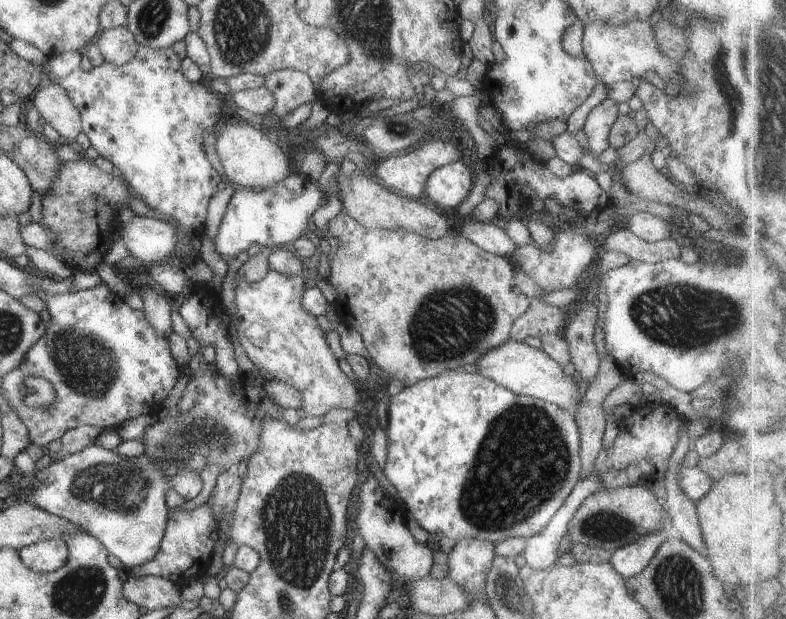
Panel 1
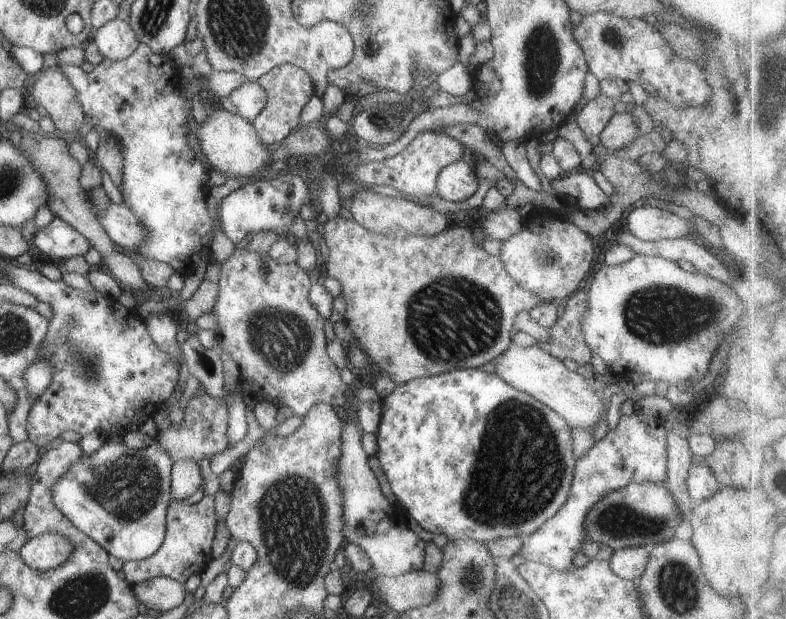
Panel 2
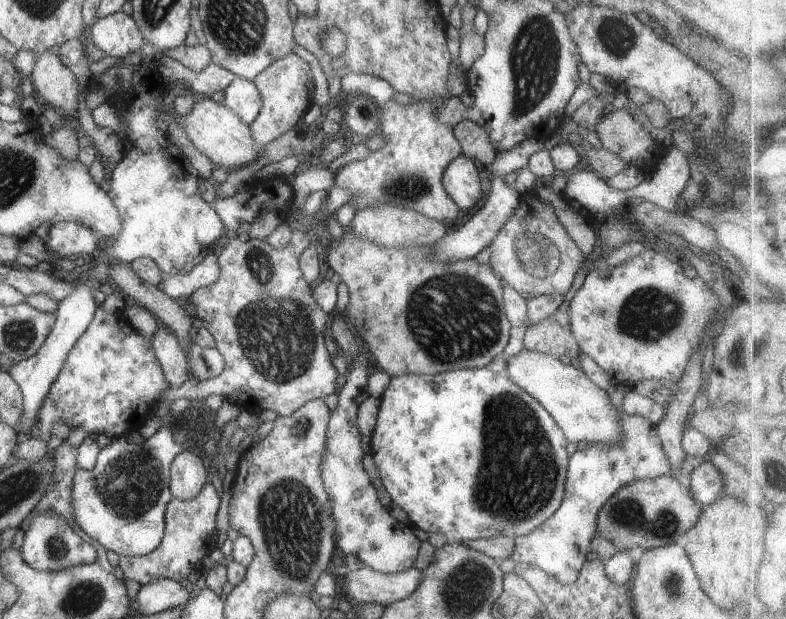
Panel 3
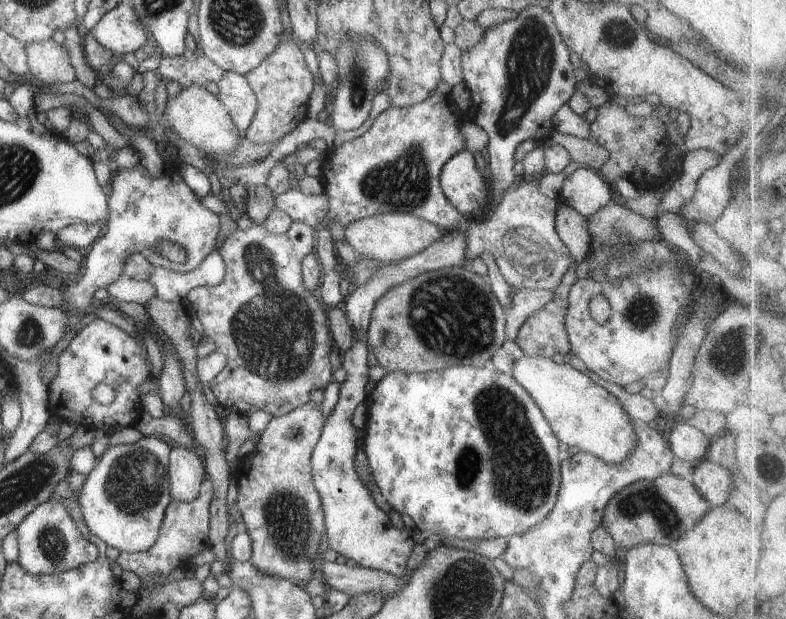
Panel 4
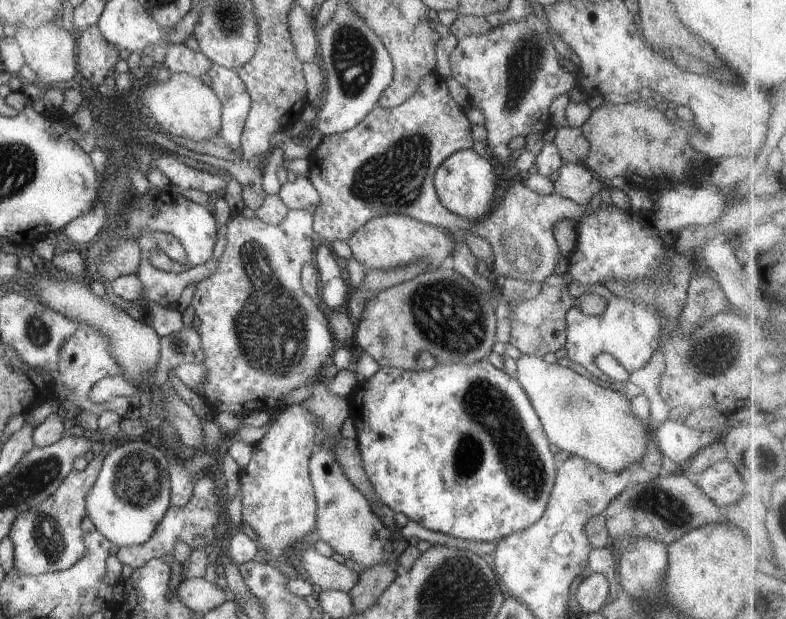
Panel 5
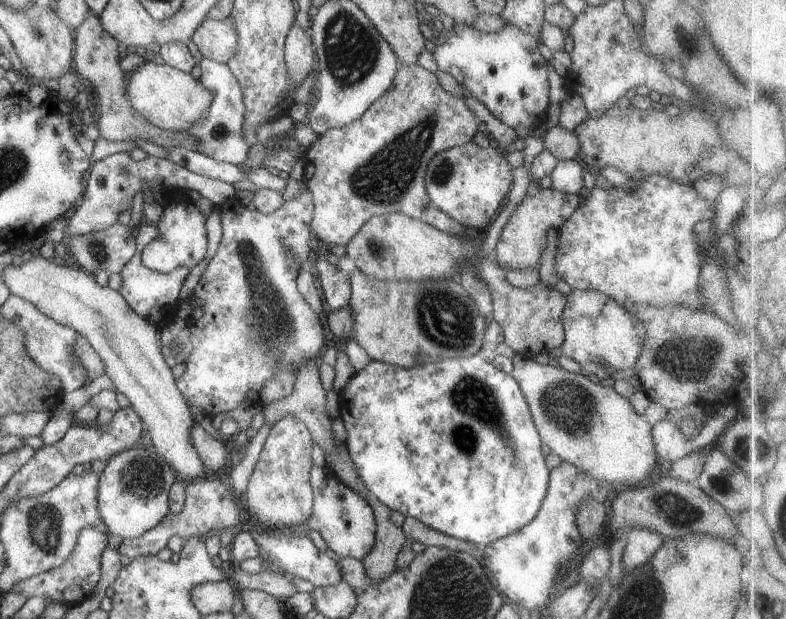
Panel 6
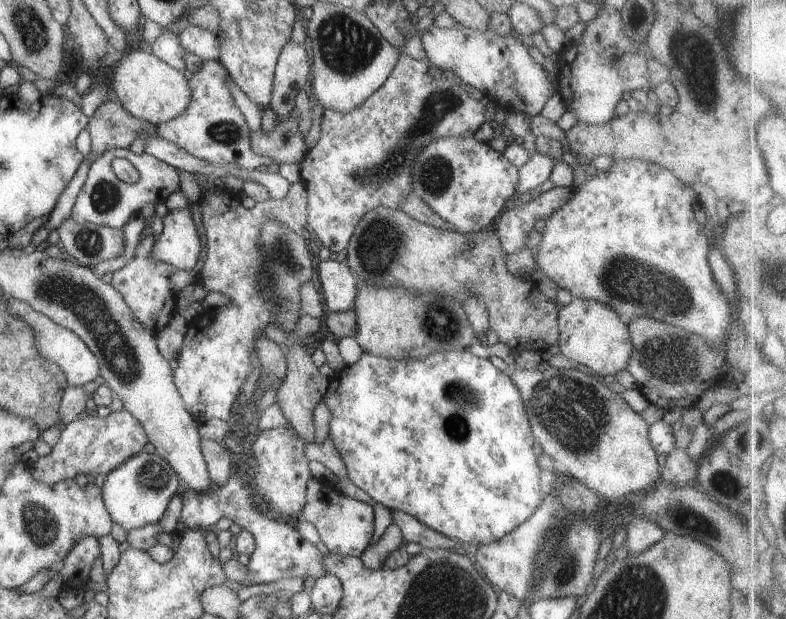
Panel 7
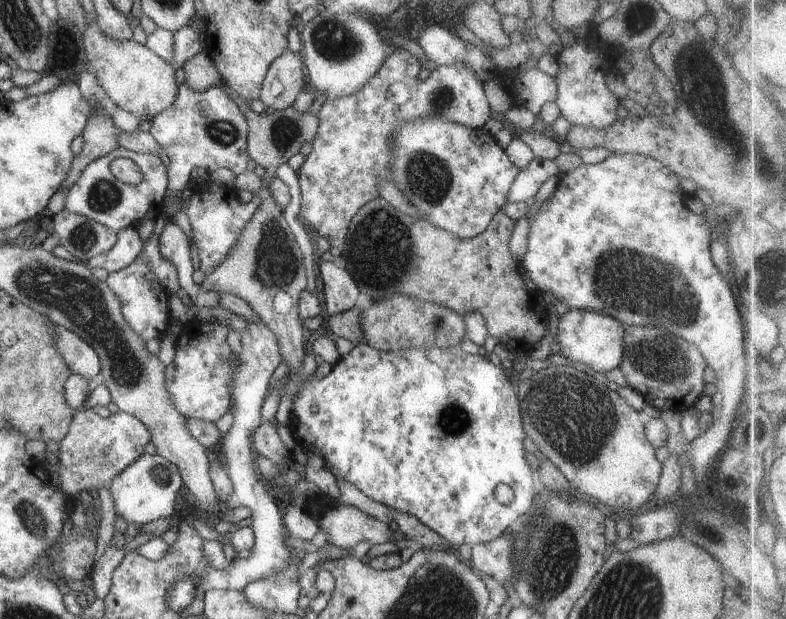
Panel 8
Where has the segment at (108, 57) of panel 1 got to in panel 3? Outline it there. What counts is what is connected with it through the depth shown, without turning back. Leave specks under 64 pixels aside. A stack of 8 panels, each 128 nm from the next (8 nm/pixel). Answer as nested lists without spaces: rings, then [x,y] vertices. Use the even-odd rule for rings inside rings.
[[[123,11],[98,19],[88,28],[86,37],[105,55],[119,59],[141,50],[145,43],[132,15]]]

